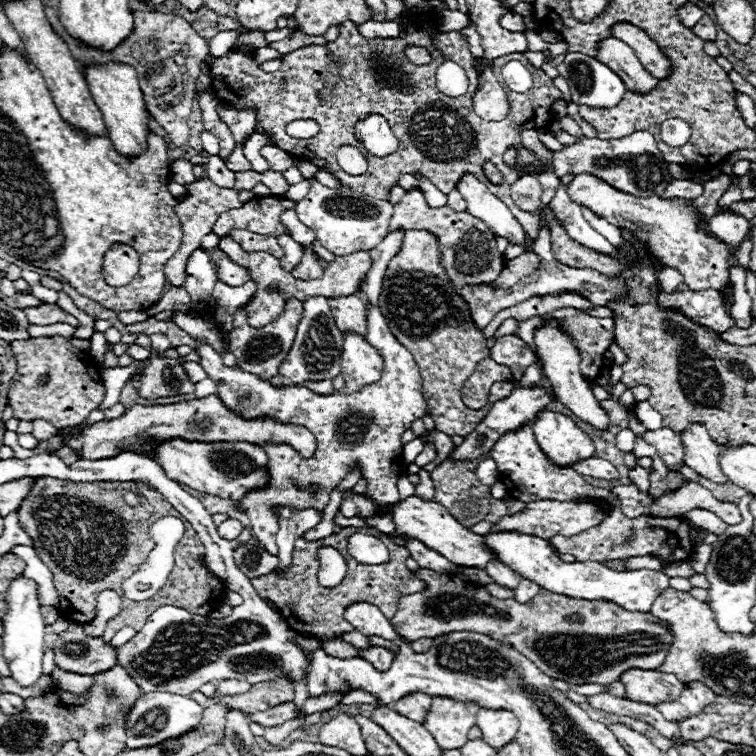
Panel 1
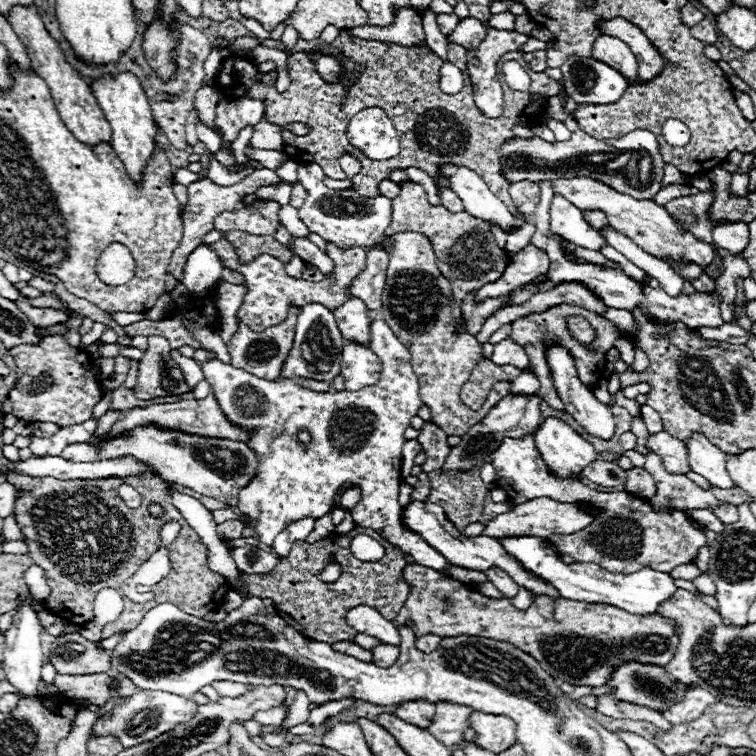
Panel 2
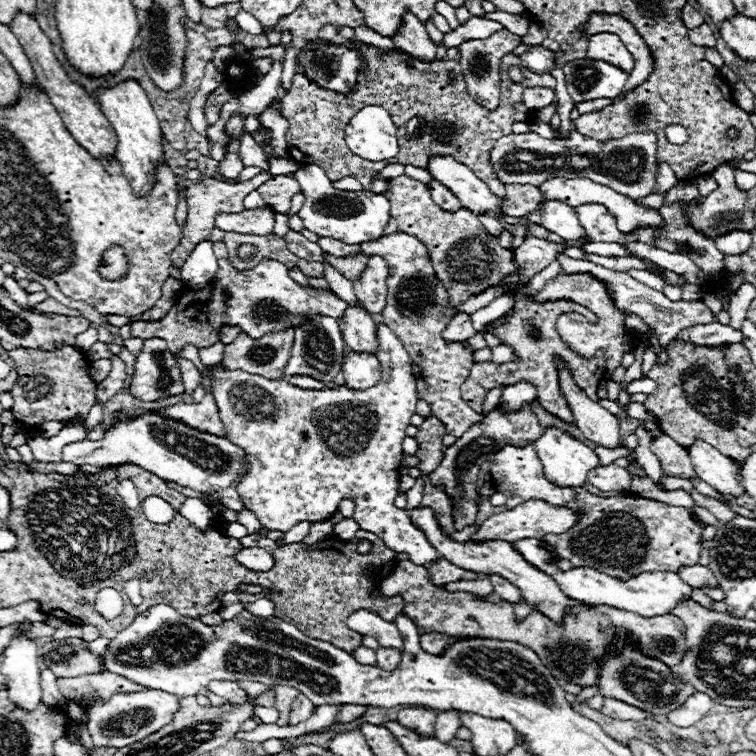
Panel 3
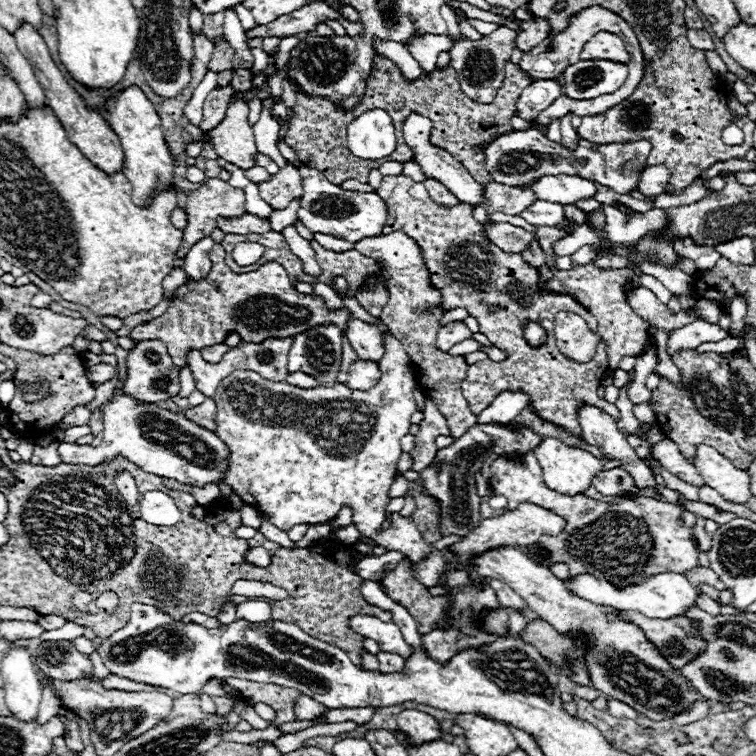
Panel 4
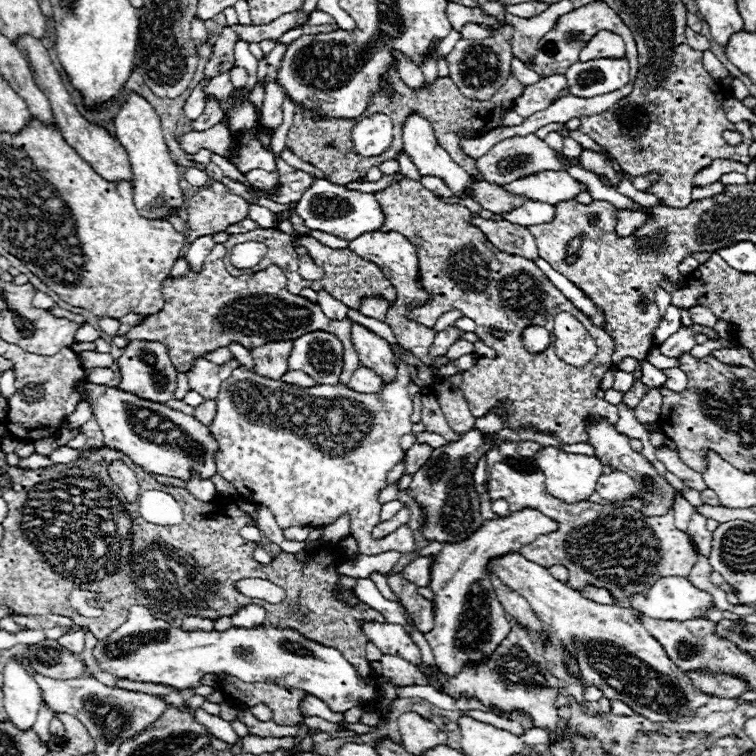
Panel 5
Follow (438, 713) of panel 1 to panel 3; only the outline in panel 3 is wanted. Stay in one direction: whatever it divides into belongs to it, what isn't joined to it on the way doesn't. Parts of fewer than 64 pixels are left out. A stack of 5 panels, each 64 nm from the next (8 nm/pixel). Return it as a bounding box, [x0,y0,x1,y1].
[436,712,460,742]

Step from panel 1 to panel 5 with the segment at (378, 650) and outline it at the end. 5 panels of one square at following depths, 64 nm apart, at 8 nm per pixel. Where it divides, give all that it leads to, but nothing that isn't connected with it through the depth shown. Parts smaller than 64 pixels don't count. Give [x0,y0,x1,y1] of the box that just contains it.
[380,654,430,686]

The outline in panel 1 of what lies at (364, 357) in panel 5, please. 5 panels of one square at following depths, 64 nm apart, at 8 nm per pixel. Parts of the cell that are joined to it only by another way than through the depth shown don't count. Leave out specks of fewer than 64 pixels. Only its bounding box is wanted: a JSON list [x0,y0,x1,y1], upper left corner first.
[328,294,366,334]

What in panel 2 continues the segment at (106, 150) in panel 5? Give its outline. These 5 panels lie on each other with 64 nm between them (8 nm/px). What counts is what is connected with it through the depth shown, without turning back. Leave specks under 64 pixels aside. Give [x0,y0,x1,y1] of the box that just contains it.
[8,6,112,146]

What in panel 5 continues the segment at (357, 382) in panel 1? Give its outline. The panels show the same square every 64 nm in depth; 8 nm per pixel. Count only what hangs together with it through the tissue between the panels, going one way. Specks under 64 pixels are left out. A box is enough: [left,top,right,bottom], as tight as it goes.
[346,366,382,394]

